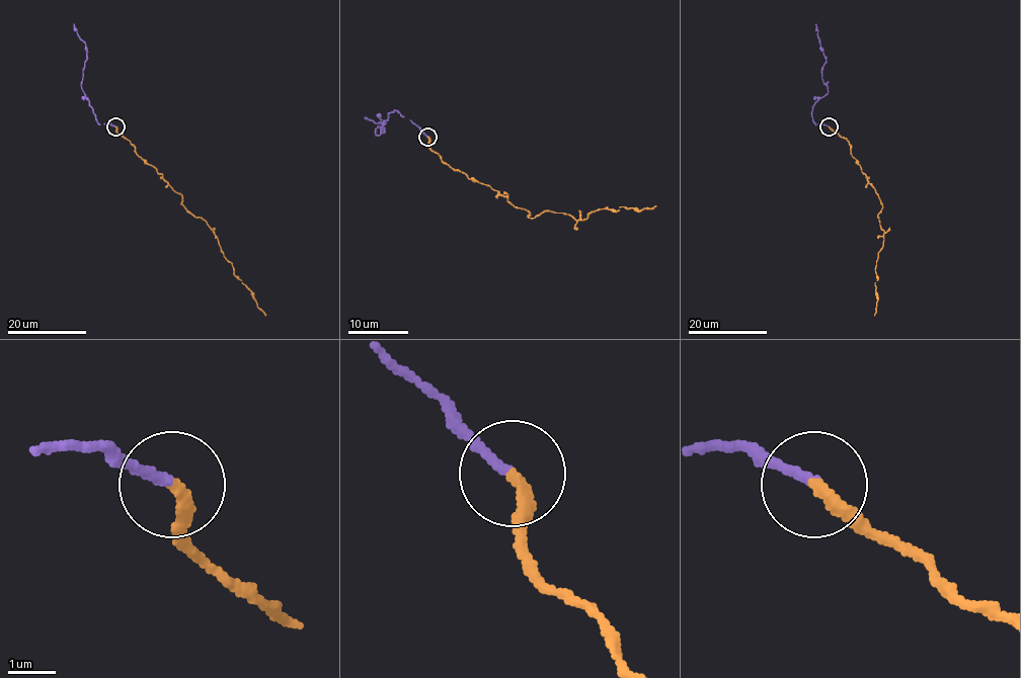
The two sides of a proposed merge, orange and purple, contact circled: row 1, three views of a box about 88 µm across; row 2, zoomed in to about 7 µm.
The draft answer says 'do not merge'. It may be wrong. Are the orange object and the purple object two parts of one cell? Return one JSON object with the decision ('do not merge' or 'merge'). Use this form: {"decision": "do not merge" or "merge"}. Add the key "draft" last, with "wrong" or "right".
{"decision": "merge", "draft": "wrong"}

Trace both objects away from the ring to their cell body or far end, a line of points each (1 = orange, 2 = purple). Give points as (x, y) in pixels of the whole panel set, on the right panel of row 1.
1: (829, 126), (848, 142), (850, 152), (882, 205), (877, 216), (883, 232), (883, 246), (875, 267), (874, 316)
2: (829, 126), (815, 123), (811, 113), (812, 106), (828, 93), (821, 75), (826, 62), (815, 24)

